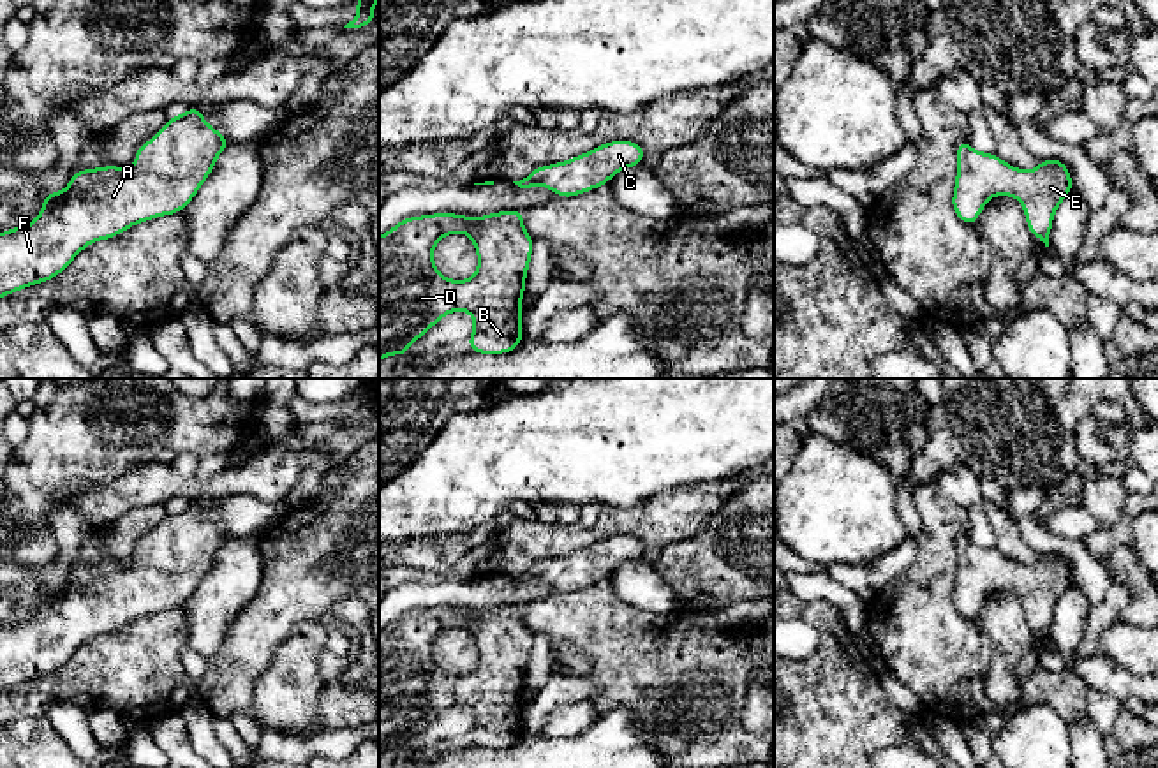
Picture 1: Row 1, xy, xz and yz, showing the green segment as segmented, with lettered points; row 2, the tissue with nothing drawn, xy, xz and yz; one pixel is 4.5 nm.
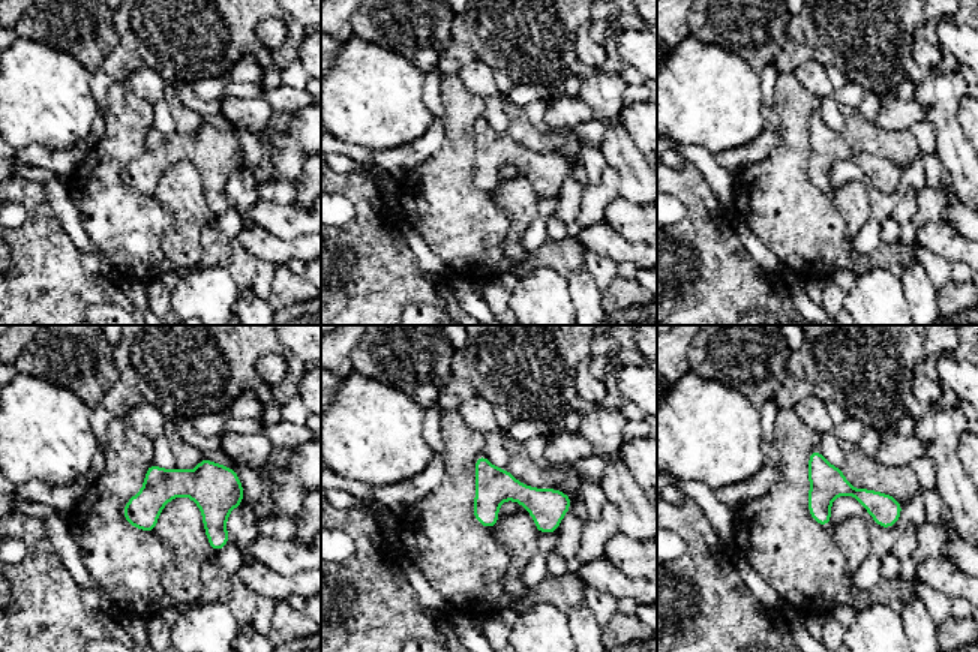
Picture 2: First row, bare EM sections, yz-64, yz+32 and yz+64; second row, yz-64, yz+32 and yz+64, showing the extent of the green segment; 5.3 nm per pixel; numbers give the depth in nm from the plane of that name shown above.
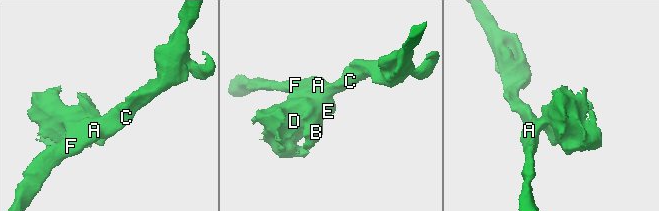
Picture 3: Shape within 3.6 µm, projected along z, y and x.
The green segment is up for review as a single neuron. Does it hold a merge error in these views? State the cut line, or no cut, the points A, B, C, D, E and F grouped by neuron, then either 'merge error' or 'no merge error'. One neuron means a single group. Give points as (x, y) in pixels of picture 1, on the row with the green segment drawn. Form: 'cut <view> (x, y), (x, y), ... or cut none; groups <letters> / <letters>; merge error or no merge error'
cut none; groups A B C D E F; no merge error

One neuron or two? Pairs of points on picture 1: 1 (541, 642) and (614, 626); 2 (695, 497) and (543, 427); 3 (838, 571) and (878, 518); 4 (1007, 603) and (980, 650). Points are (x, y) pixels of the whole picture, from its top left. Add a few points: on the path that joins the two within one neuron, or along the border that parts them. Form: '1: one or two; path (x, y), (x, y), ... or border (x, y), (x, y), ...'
1: two; border (534, 633), (543, 633), (550, 642), (552, 675)
2: two; border (716, 480), (705, 485), (679, 485), (637, 502)
3: two; border (885, 553), (862, 564), (825, 566)
4: two; border (973, 620), (993, 645), (993, 659), (986, 679)

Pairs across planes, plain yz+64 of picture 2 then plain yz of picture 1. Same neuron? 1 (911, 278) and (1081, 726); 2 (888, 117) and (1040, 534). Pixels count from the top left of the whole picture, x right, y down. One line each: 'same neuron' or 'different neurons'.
1: same neuron
2: different neurons

